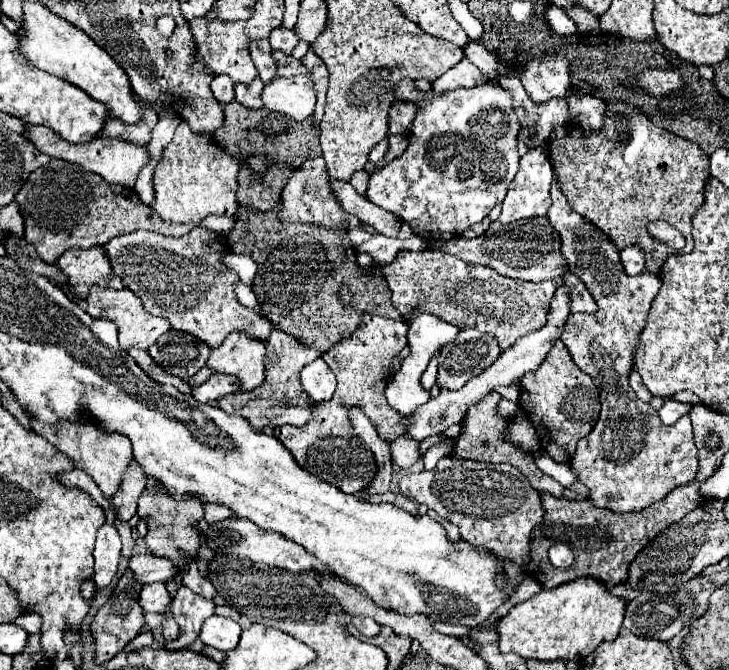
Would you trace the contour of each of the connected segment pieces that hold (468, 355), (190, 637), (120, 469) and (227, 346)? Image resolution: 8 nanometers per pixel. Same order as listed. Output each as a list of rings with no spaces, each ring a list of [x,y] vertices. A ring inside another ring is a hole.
[[[475,328],[461,330],[457,340],[445,344],[439,354],[437,386],[439,390],[459,390],[473,376],[481,374],[499,358],[499,348],[493,336]]]
[[[179,586],[177,596],[173,600],[173,618],[179,624],[179,636],[175,640],[165,642],[167,650],[185,650],[197,636],[203,622],[213,614],[215,604],[185,586]]]
[[[31,420],[31,428],[43,436],[49,444],[53,444],[61,454],[65,454],[75,468],[85,470],[93,482],[99,486],[99,490],[105,496],[113,496],[125,476],[125,470],[129,468],[129,464],[133,462],[133,452],[131,452],[131,444],[127,436],[121,434],[105,434],[101,432],[101,428],[97,428],[95,424],[89,422],[81,422],[81,424],[41,424],[39,420]]]
[[[233,332],[225,338],[221,348],[211,352],[205,366],[213,372],[235,376],[241,382],[241,392],[249,392],[261,386],[265,380],[265,356],[265,342]]]

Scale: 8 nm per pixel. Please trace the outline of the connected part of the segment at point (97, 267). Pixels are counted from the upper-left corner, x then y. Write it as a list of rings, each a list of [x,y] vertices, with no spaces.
[[[93,246],[89,250],[67,250],[63,252],[55,266],[67,276],[67,286],[61,288],[71,300],[85,300],[91,286],[99,284],[105,288],[121,290],[121,278],[113,276],[109,268],[109,260],[105,260],[105,250],[101,246]]]

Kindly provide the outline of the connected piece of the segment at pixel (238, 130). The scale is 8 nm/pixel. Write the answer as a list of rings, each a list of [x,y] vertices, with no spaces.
[[[237,102],[223,104],[223,114],[225,114],[225,122],[219,130],[215,130],[215,142],[221,148],[225,148],[229,154],[237,156],[239,160],[245,160],[251,154],[267,154],[273,160],[271,168],[267,170],[267,176],[263,178],[263,184],[259,180],[255,180],[255,176],[249,168],[241,168],[237,202],[249,210],[271,212],[277,206],[279,192],[283,190],[283,186],[287,184],[287,178],[293,174],[293,170],[299,166],[299,162],[321,156],[319,128],[313,126],[313,118],[307,120],[305,124],[297,124],[295,120],[289,120],[287,116],[269,112],[267,108],[251,110]]]

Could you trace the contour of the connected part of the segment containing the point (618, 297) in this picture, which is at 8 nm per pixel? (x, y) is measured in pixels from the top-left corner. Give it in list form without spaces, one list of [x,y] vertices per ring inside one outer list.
[[[553,176],[551,182],[551,206],[547,218],[561,234],[565,260],[571,272],[587,284],[599,306],[595,316],[571,314],[561,336],[573,362],[593,378],[601,396],[601,416],[593,432],[577,444],[571,468],[577,480],[589,488],[589,500],[597,508],[607,508],[611,512],[639,512],[653,502],[663,500],[677,486],[689,484],[697,474],[697,446],[693,442],[689,414],[671,426],[665,426],[657,410],[641,402],[629,386],[637,340],[647,324],[647,314],[661,288],[661,280],[651,274],[625,276],[613,242],[605,240],[605,234],[595,224],[589,224],[583,216],[571,210],[557,184],[557,176]]]

